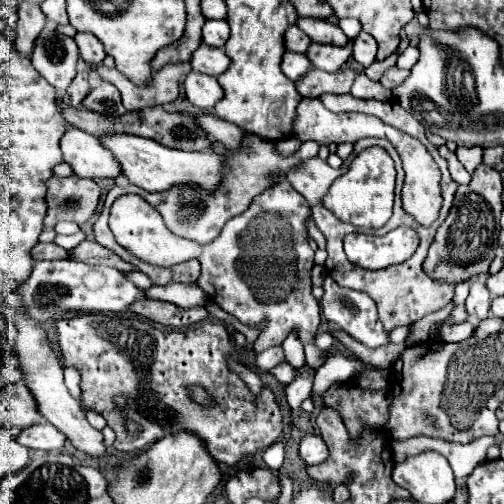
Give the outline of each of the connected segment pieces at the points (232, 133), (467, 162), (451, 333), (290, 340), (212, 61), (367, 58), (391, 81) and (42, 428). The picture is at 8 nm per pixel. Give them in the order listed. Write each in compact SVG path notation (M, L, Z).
M200 114L196 116L196 120L200 120L200 124L208 128L208 136L212 136L212 140L218 140L226 150L240 148L244 140L244 132L236 124L228 124L212 114Z
M480 146L456 148L456 158L462 162L464 168L468 168L470 174L476 170L476 166L480 166L480 162L482 162L480 156L482 156L482 148L480 148Z
M468 320L462 322L462 324L458 324L458 326L448 324L448 326L442 326L440 336L438 336L436 340L444 340L444 342L460 342L460 340L470 338L470 336L474 334L474 330L476 330L476 326L474 326L472 322L468 322Z
M296 330L292 334L288 334L288 338L282 342L282 348L286 352L286 362L290 362L298 370L304 364L304 346L302 346L300 338L296 336Z
M202 44L194 54L192 54L192 70L208 74L208 76L220 76L222 72L228 70L230 58L222 48L212 48L208 44Z
M360 32L360 36L352 44L352 58L364 68L370 66L376 58L376 40L366 32Z
M392 66L392 68L388 68L388 70L384 72L384 76L380 78L380 84L382 84L384 88L392 90L392 88L396 88L398 84L402 84L406 76L408 76L408 70L400 70L400 68Z
M42 422L42 424L34 424L30 428L24 428L18 434L16 442L26 448L34 448L34 450L62 450L66 436L52 424Z

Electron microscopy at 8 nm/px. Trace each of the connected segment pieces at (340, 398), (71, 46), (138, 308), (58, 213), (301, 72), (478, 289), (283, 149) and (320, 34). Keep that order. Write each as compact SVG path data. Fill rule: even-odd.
M334 384L324 392L324 404L340 412L346 428L354 438L360 436L364 424L376 428L384 426L388 420L390 402L392 402L392 394L388 388L380 392L368 392L358 386Z
M48 22L46 28L36 38L30 60L34 68L56 88L56 92L64 94L70 82L76 76L78 66L78 46L74 38L64 36L56 30L54 22Z
M140 300L132 304L130 310L135 314L146 316L158 324L170 326L170 328L192 326L210 316L204 306L182 310L182 308L174 306L172 302L162 302L162 300Z
M70 176L48 180L48 216L44 218L46 228L54 228L60 220L72 220L76 224L84 224L96 210L100 200L100 186L90 178ZM70 200L76 200L76 208L68 208Z
M286 52L282 58L282 72L292 80L300 80L306 76L310 70L310 60L306 54L296 54L296 52Z
M480 280L472 282L470 296L466 298L466 312L468 312L468 316L478 320L478 322L486 320L488 314L490 314L490 300L492 300L492 296L490 296L486 284L480 282Z
M287 136L282 140L277 141L275 149L279 154L284 157L292 155L295 151L298 150L302 143L294 136Z
M300 18L298 26L312 38L312 42L320 44L348 44L346 34L340 30L340 26L334 20L322 20L322 18Z

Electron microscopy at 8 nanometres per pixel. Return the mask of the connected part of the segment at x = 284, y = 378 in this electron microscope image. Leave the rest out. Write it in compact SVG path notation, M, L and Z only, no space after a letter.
M280 364L280 368L274 368L272 374L282 382L282 384L290 384L296 378L296 370L290 368L290 364Z

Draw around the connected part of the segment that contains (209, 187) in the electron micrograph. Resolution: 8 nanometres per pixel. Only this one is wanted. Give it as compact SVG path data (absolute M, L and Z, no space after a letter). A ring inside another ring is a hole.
M114 134L110 138L104 138L104 146L112 148L114 156L124 168L124 176L132 184L148 192L168 192L176 186L192 186L192 188L196 186L212 194L222 182L222 168L226 166L226 156L222 154L216 154L210 150L206 152L172 150L172 148L164 148L162 144L156 144L154 140L144 140L140 136Z

